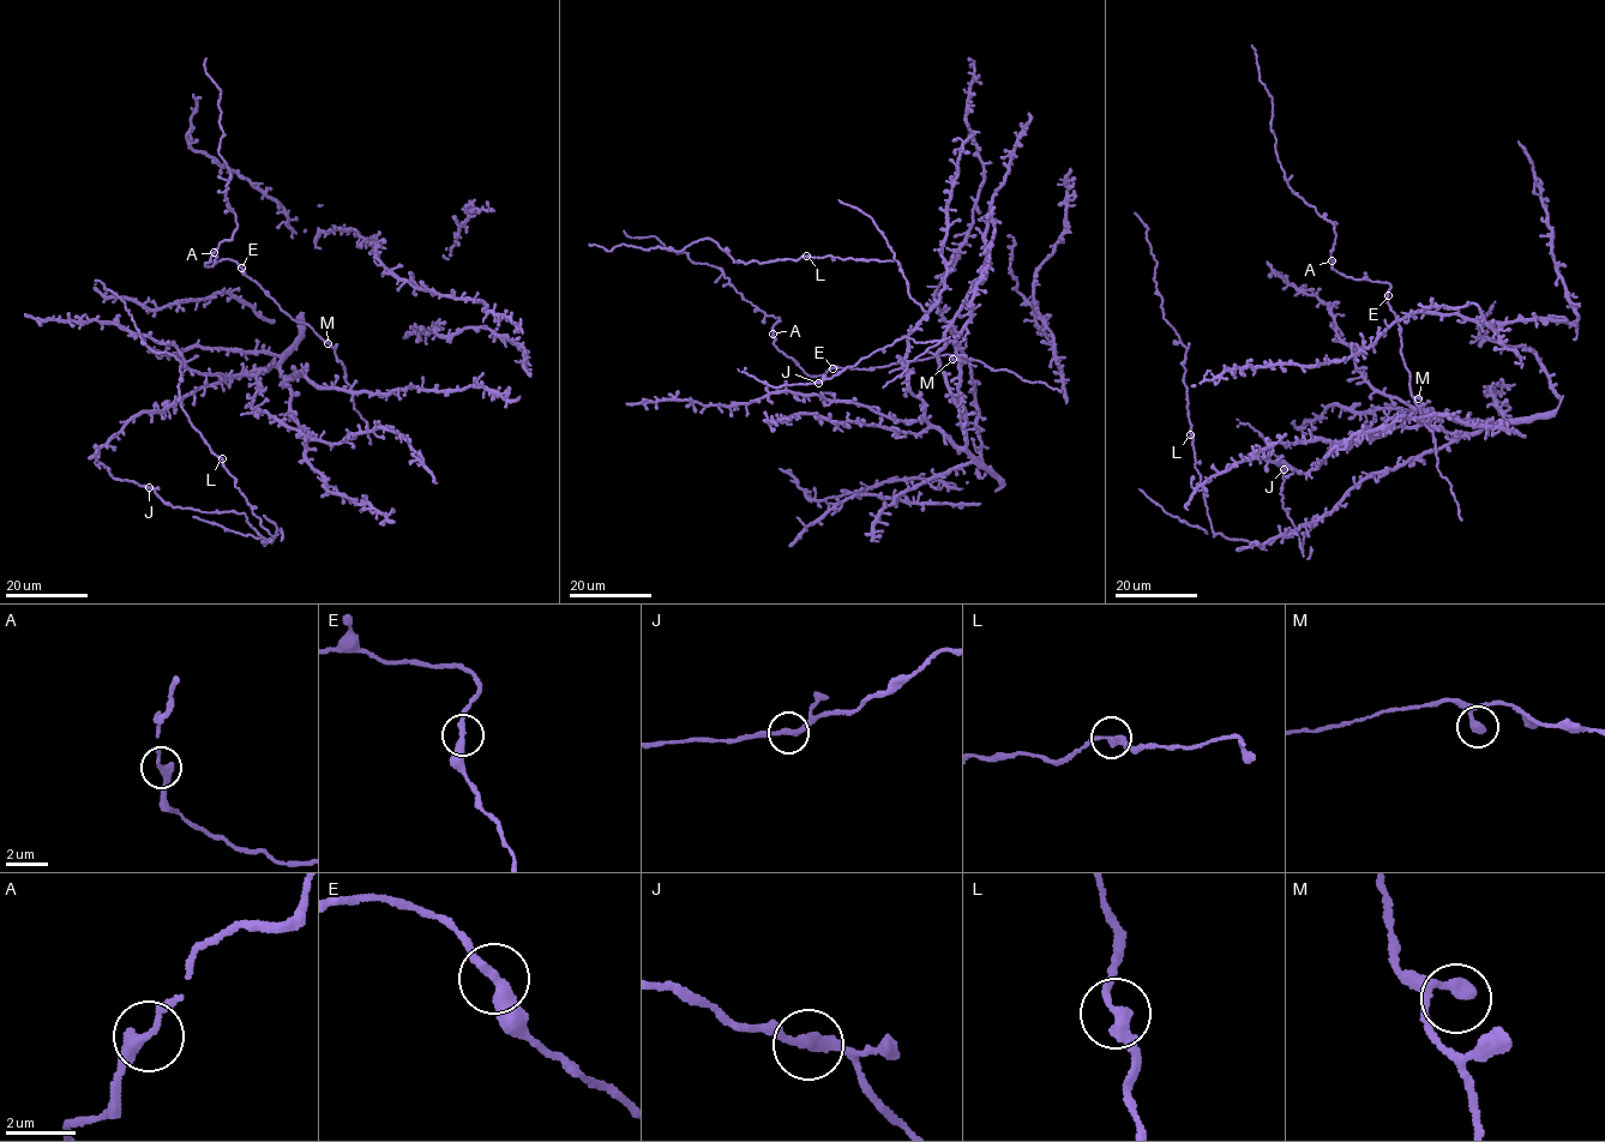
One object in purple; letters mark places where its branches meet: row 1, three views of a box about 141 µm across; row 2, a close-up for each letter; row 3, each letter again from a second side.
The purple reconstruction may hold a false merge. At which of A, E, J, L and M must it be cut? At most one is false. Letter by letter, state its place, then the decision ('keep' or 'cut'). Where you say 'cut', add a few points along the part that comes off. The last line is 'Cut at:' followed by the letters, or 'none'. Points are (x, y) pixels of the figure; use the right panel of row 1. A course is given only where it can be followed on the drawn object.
A: (1332, 260) | keep
E: (1388, 295) | keep
J: (1284, 469) | keep
L: (1190, 434) | keep
M: (1418, 398) | keep
Cut at: none

